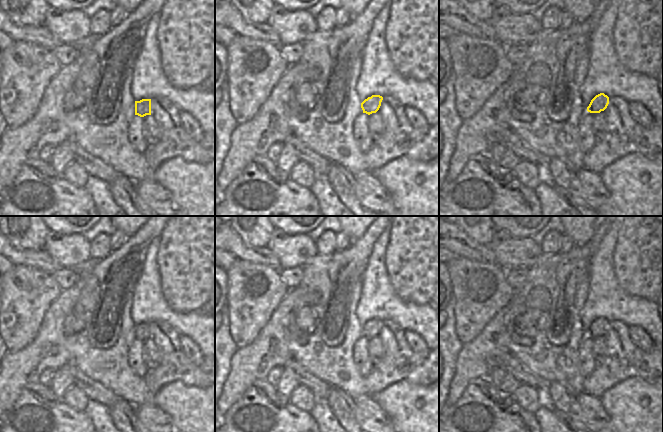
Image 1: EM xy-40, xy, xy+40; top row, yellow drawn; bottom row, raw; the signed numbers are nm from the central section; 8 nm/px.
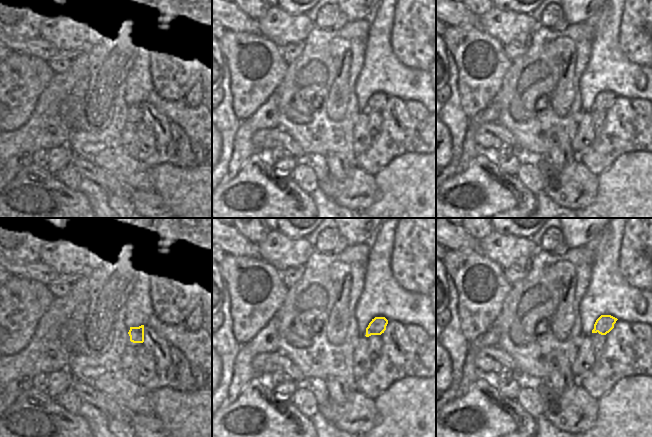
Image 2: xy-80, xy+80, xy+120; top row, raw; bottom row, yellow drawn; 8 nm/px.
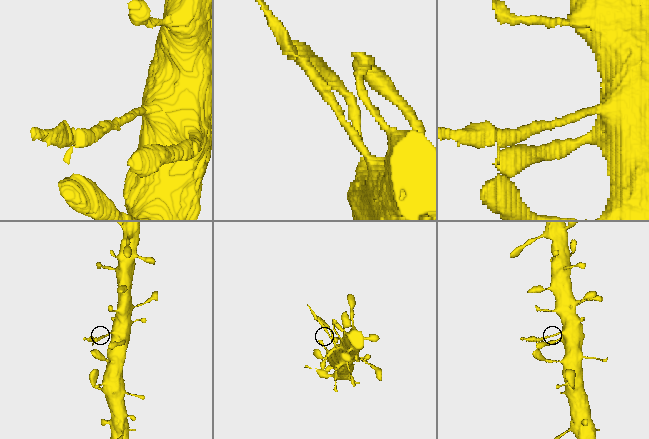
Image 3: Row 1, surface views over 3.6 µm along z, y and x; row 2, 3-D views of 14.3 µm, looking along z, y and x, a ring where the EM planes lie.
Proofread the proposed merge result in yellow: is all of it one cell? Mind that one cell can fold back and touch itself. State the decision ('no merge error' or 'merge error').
merge error

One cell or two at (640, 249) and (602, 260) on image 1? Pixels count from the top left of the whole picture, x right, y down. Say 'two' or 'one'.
two

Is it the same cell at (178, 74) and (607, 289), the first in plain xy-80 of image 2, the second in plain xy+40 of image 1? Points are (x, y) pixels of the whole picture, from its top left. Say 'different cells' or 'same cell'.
different cells

